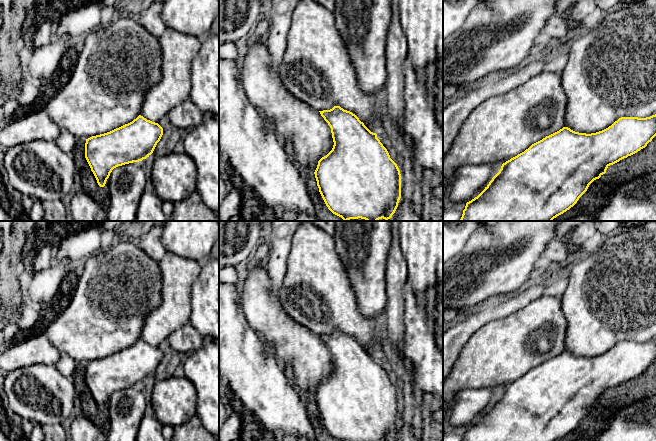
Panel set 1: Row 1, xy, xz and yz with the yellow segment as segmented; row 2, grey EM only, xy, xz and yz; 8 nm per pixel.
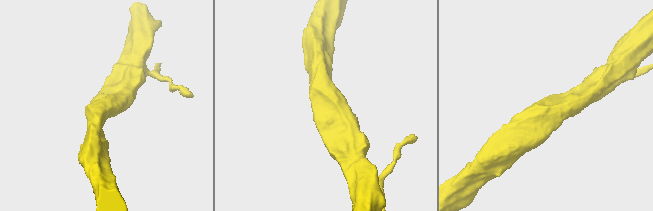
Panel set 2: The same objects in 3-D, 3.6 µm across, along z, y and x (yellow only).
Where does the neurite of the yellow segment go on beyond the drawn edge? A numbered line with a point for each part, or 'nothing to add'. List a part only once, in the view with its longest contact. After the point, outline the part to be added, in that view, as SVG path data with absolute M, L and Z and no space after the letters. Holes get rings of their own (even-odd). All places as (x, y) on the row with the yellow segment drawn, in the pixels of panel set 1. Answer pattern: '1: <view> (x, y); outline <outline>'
nothing to add

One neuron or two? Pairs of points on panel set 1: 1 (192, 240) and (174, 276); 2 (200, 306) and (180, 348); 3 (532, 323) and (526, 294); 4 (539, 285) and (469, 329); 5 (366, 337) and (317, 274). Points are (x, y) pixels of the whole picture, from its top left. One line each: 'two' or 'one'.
1: two
2: one
3: two
4: one
5: one

